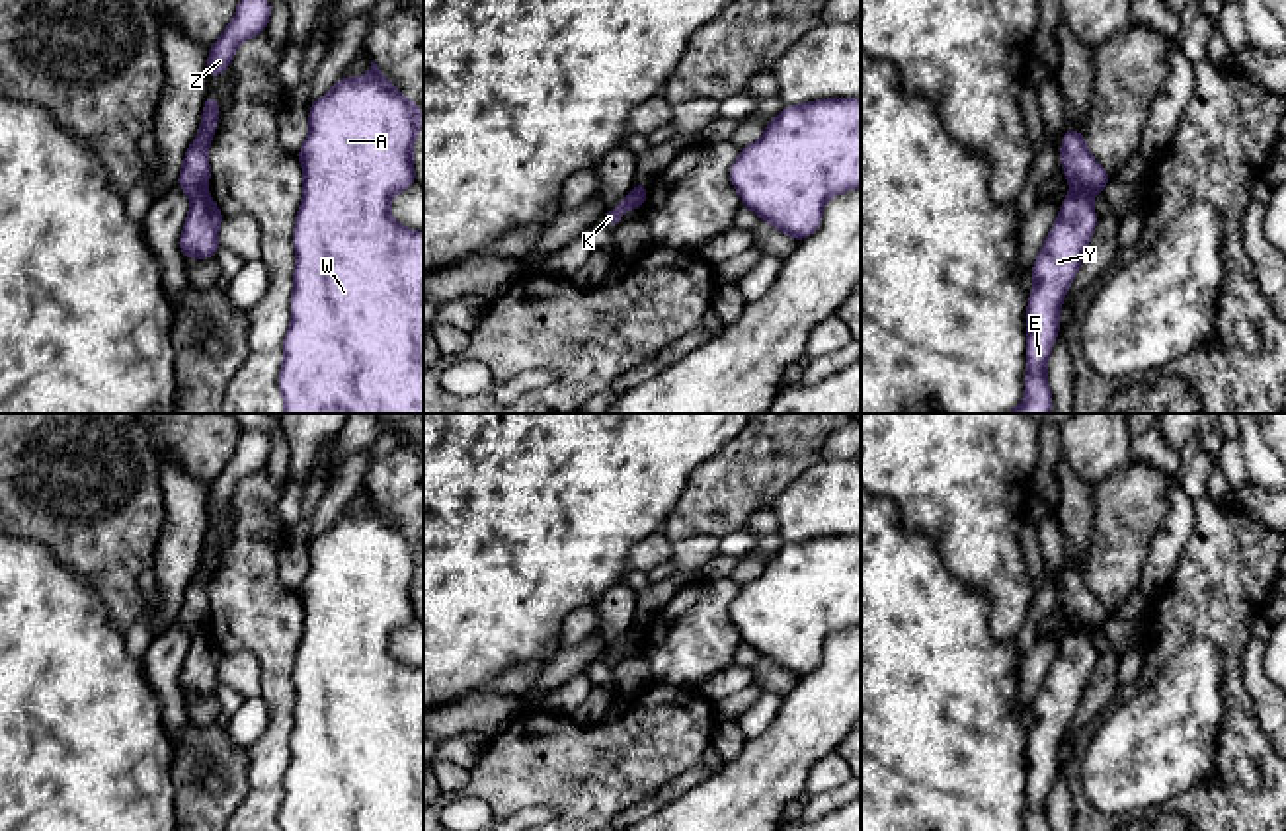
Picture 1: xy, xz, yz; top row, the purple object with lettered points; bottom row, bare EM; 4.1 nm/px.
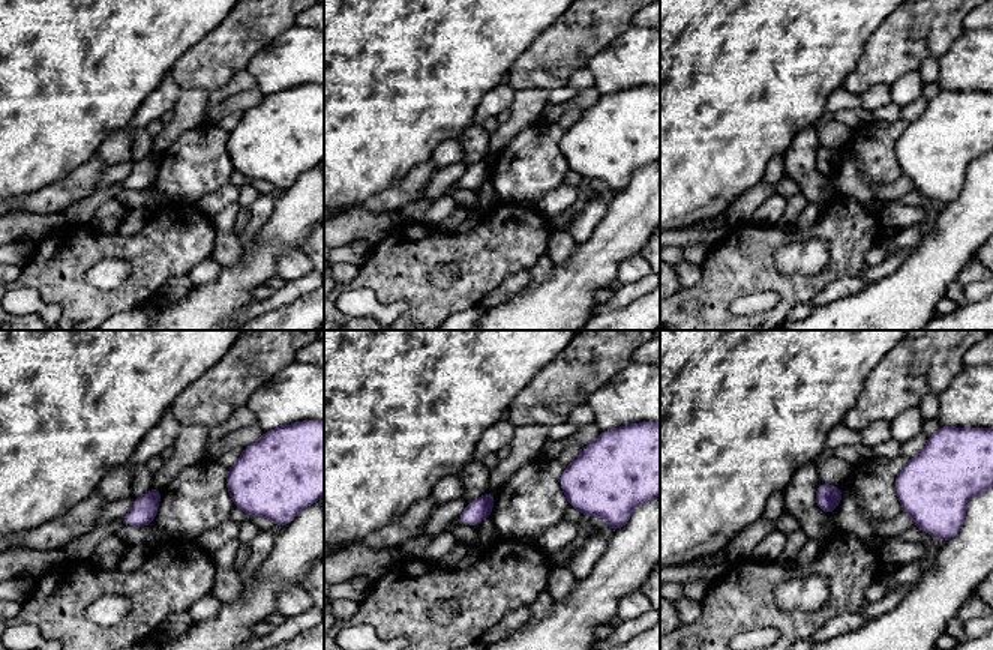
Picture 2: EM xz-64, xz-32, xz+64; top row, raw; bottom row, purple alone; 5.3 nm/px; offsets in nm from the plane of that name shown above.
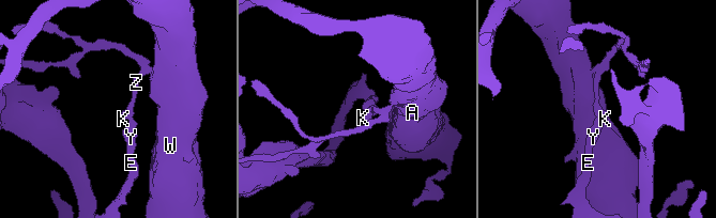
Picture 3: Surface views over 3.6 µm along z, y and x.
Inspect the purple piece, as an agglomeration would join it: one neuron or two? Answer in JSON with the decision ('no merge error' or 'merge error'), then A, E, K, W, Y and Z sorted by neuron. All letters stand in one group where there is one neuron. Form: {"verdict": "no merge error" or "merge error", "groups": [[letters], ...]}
{"verdict": "merge error", "groups": [["A", "K", "W", "Z"], ["E", "Y"]]}

